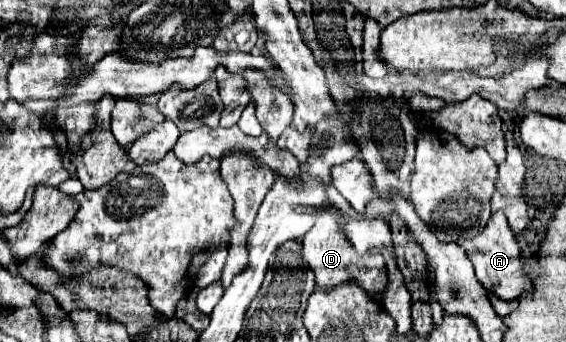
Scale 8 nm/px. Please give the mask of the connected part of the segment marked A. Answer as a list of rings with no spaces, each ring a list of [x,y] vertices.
[[[501,211],[493,213],[493,217],[485,223],[481,235],[467,241],[465,251],[475,265],[475,273],[477,273],[477,279],[481,281],[481,285],[487,291],[491,291],[493,295],[497,295],[499,299],[505,299],[505,301],[515,299],[525,289],[531,287],[531,281],[523,273],[523,259],[521,259],[521,251],[519,251],[515,233],[509,229],[507,219]]]

